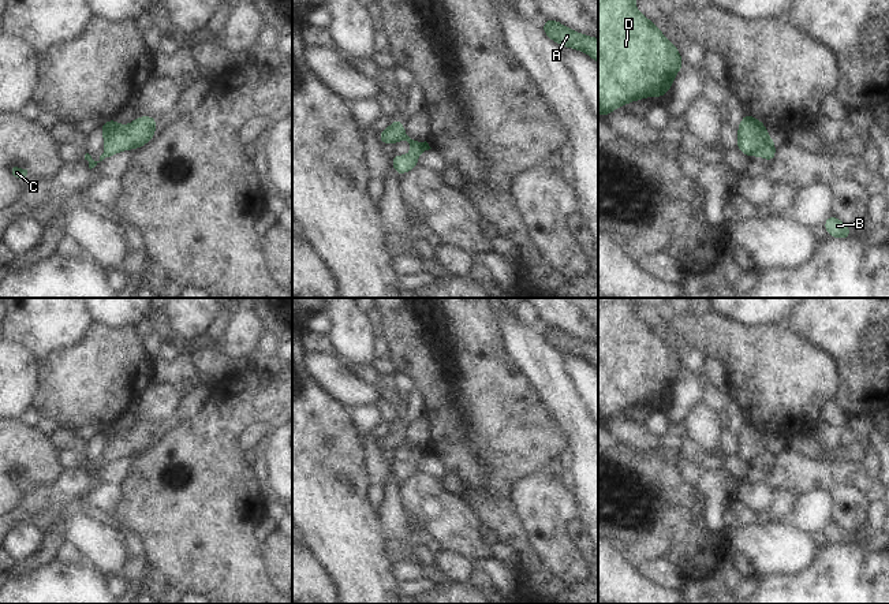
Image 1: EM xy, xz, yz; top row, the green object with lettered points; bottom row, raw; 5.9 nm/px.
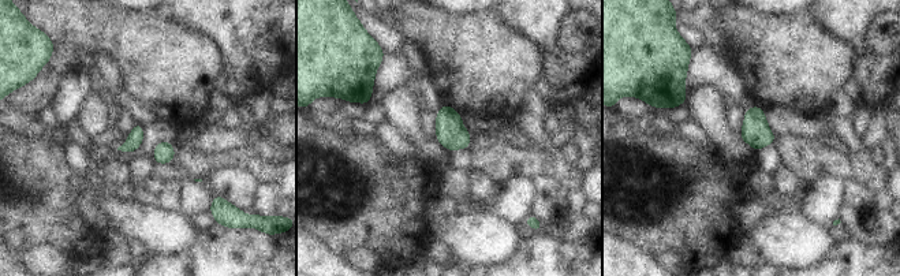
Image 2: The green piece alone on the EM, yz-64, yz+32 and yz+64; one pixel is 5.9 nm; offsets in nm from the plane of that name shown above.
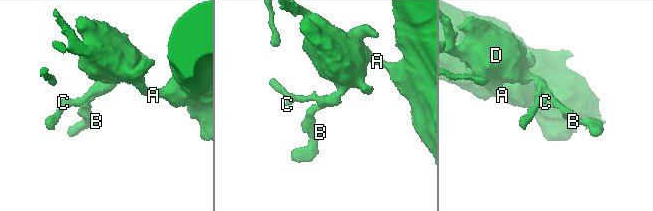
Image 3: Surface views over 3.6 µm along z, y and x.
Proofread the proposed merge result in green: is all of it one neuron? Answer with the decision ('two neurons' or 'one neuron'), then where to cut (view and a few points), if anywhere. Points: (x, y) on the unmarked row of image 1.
one neuron; no cut

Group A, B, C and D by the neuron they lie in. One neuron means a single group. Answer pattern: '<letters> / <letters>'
A B C D

